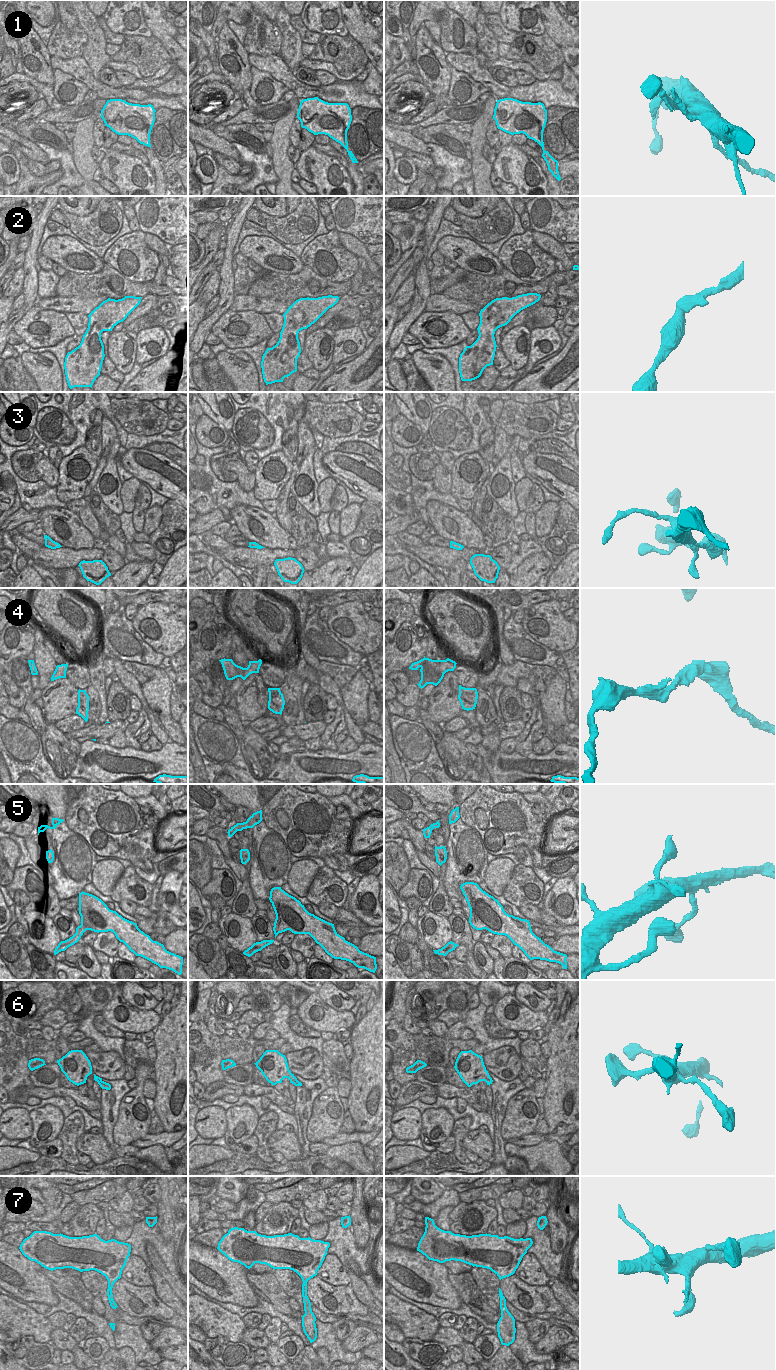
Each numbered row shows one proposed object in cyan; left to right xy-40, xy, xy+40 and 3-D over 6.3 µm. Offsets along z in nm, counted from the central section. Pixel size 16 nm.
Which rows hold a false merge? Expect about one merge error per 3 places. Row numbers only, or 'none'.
1, 3

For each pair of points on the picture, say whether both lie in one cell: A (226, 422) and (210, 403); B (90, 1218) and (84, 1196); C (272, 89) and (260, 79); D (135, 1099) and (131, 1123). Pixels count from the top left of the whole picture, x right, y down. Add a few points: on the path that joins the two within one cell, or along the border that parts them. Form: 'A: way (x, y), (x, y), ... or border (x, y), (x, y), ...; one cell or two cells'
A: way (222, 417), (215, 408); one cell
B: border (96, 1204), (89, 1203), (80, 1206); two cells
C: way (269, 88), (263, 82); one cell
D: way (132, 1105), (131, 1117); one cell

